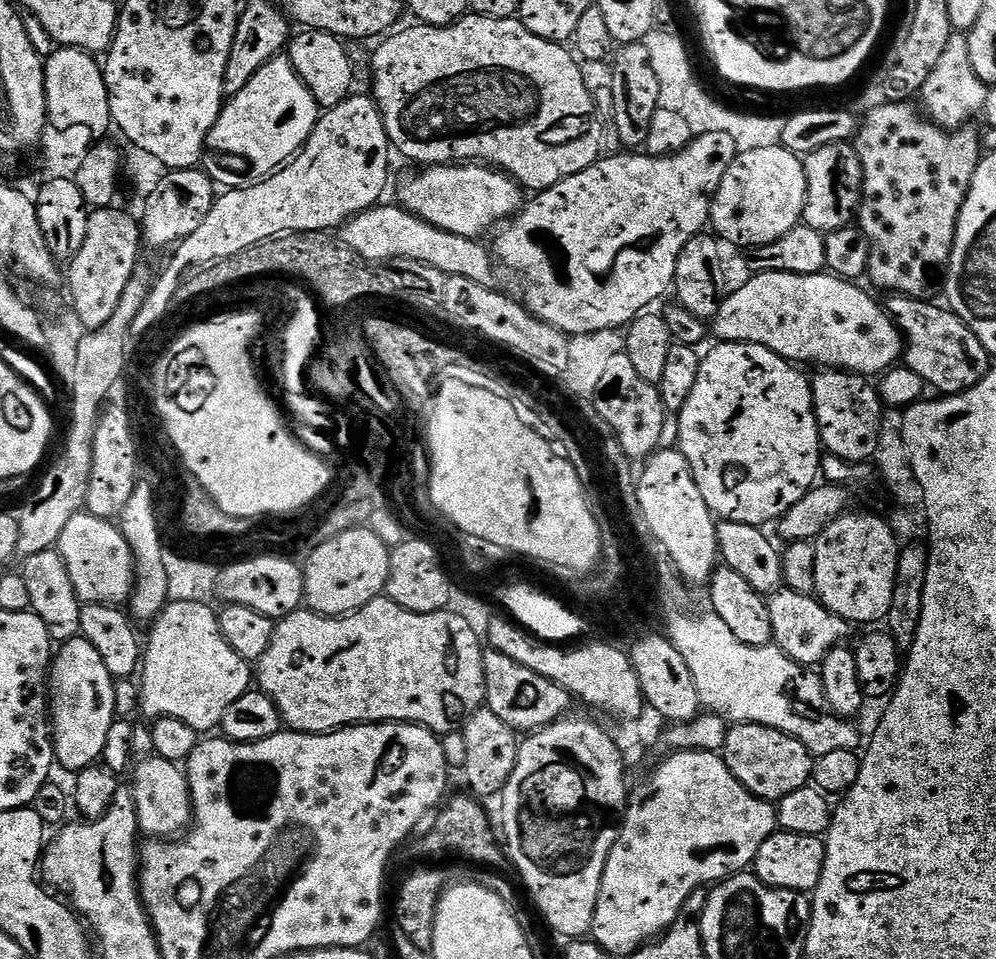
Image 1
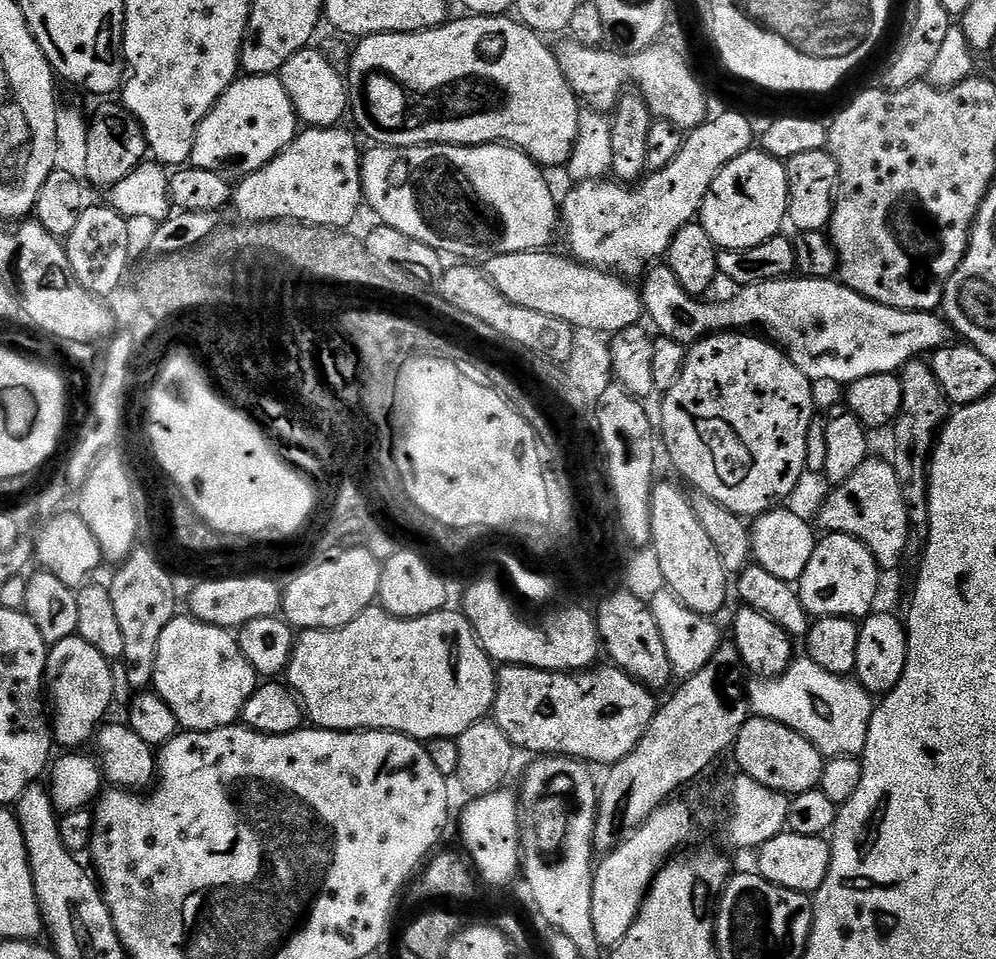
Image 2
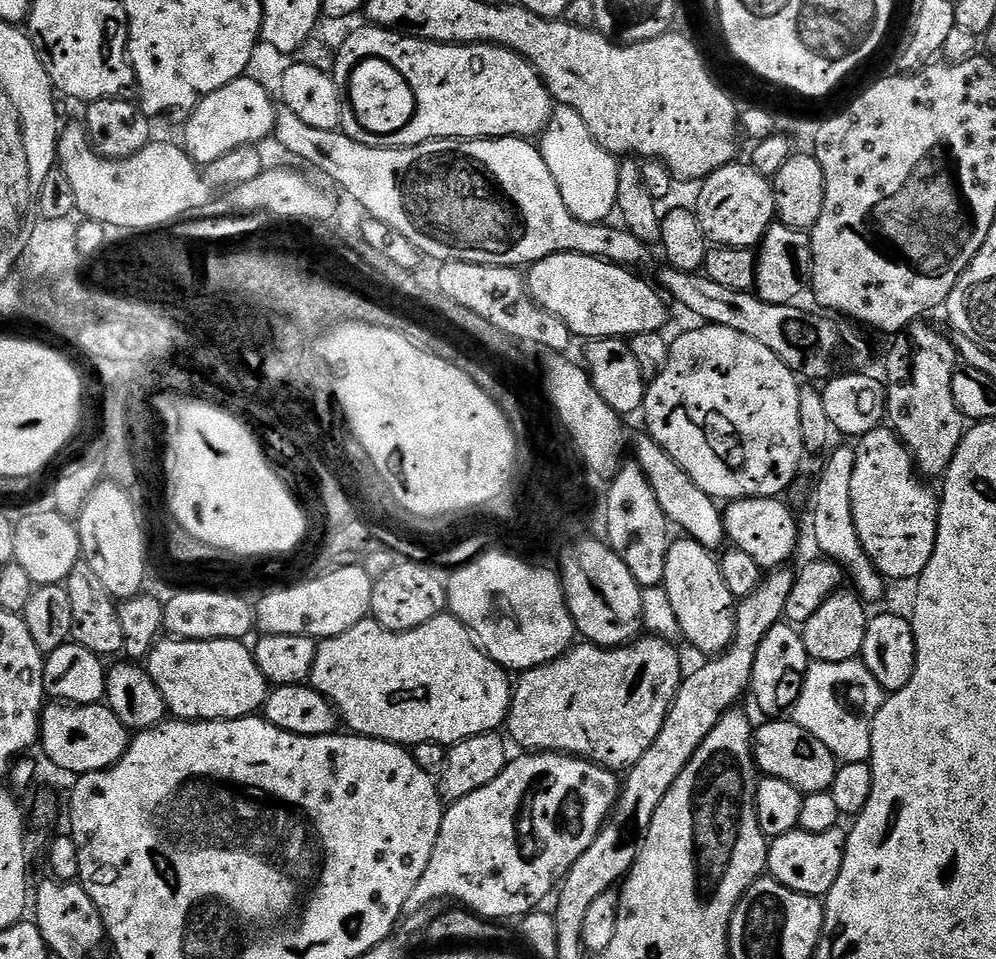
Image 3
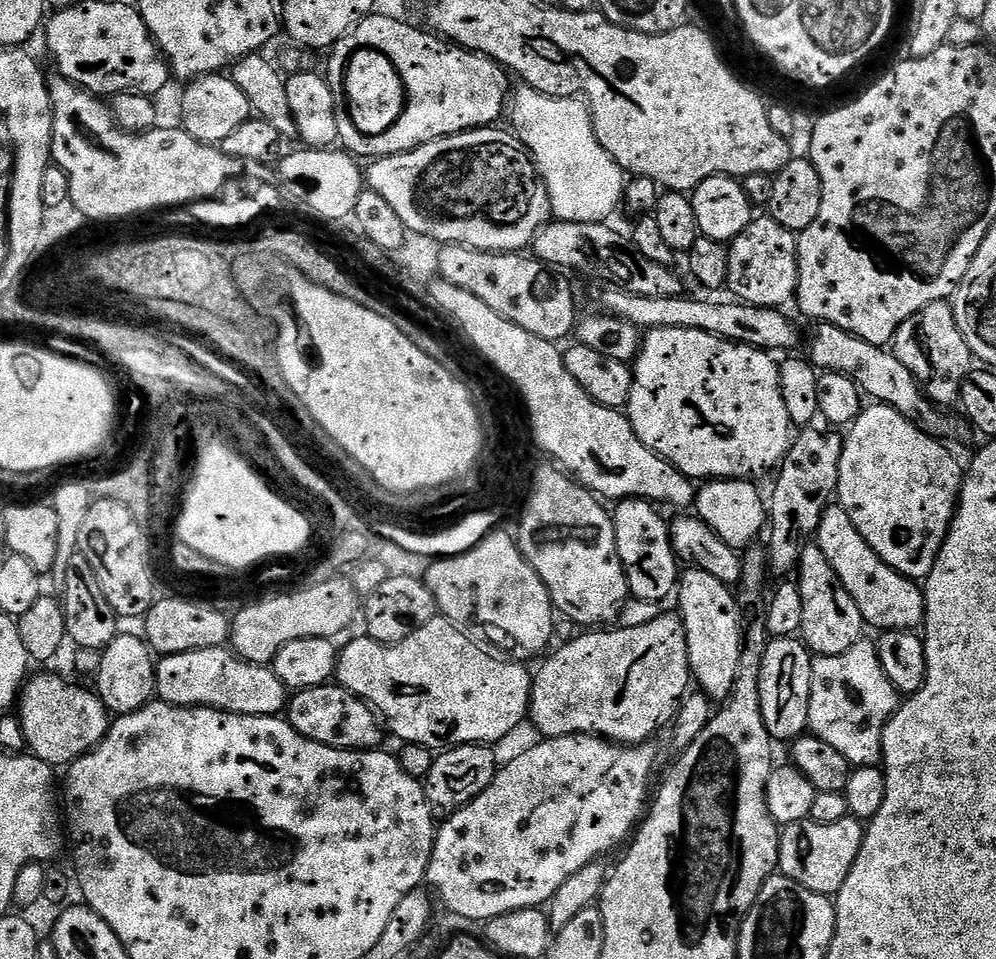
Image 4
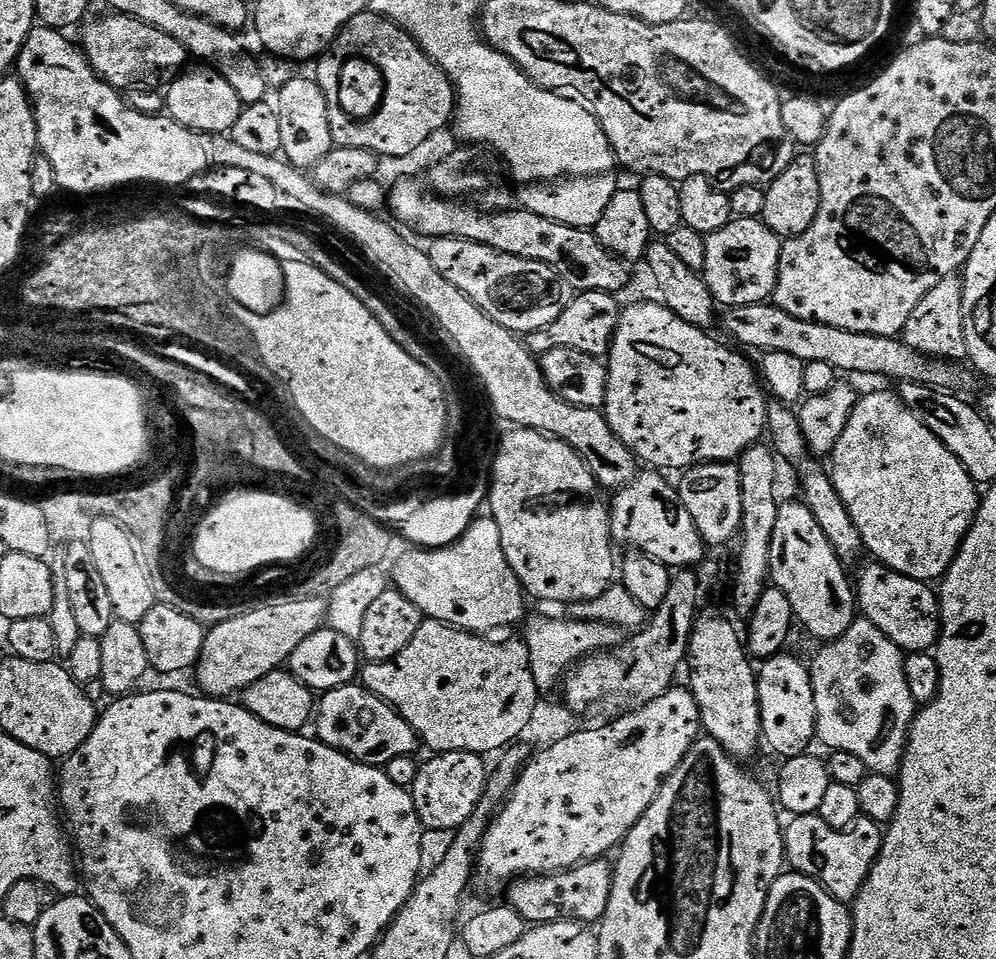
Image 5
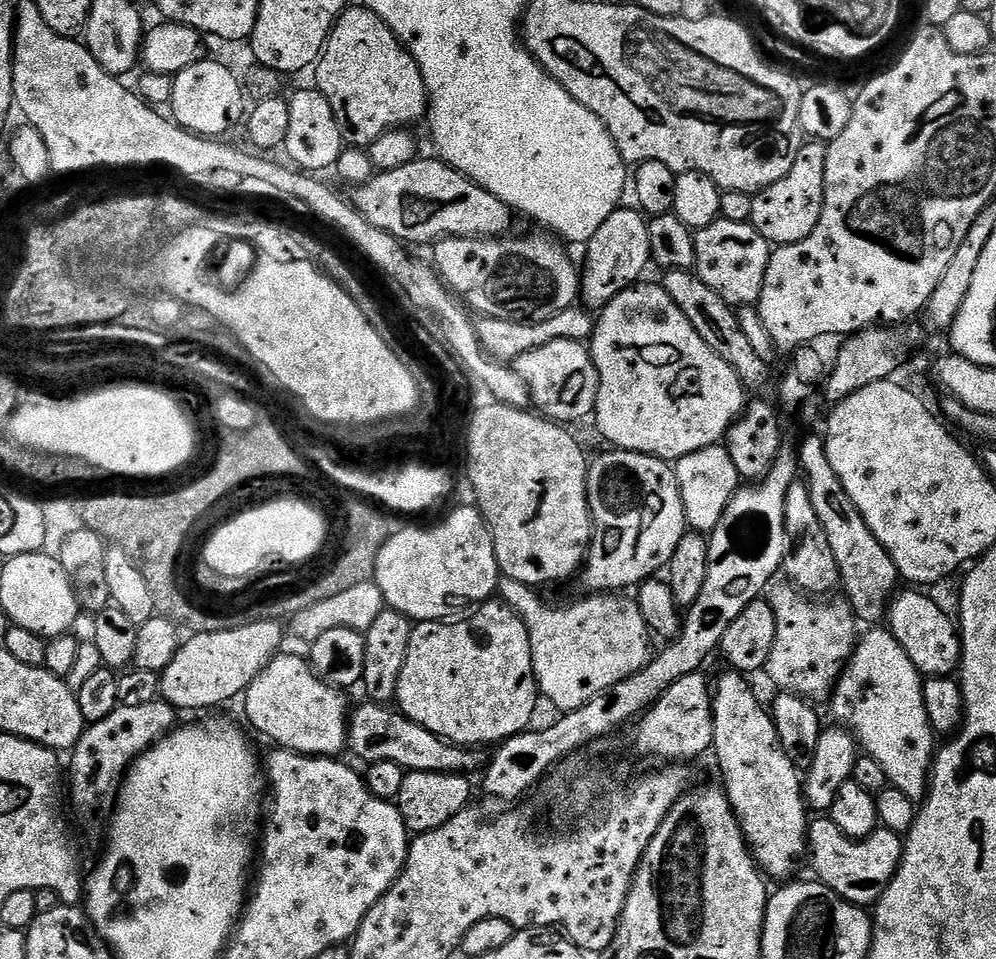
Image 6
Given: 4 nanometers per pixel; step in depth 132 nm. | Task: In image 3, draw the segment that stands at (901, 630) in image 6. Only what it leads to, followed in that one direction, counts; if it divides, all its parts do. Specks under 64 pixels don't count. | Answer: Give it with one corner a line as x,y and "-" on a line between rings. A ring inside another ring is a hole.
844,442
841,448
835,448
833,447
827,453
828,461
825,462
824,469
820,472
820,481
817,482
816,489
812,492
812,536
816,539
817,546
824,551
821,553
827,559
840,565
850,584
852,580
851,587
861,600
865,602
880,600
884,596
886,578
876,568
873,560
868,557
858,538
850,502
850,478
854,478
856,450
848,442

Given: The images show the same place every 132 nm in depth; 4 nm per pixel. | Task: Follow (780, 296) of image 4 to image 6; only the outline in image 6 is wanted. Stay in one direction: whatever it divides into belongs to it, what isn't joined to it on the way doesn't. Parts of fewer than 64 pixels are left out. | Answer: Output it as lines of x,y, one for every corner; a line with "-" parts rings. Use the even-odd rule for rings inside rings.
723,218
710,226
699,229
694,236
697,276
710,290
714,290
733,306
752,306
759,301
766,276
766,266
770,262
774,248
751,222
730,222

